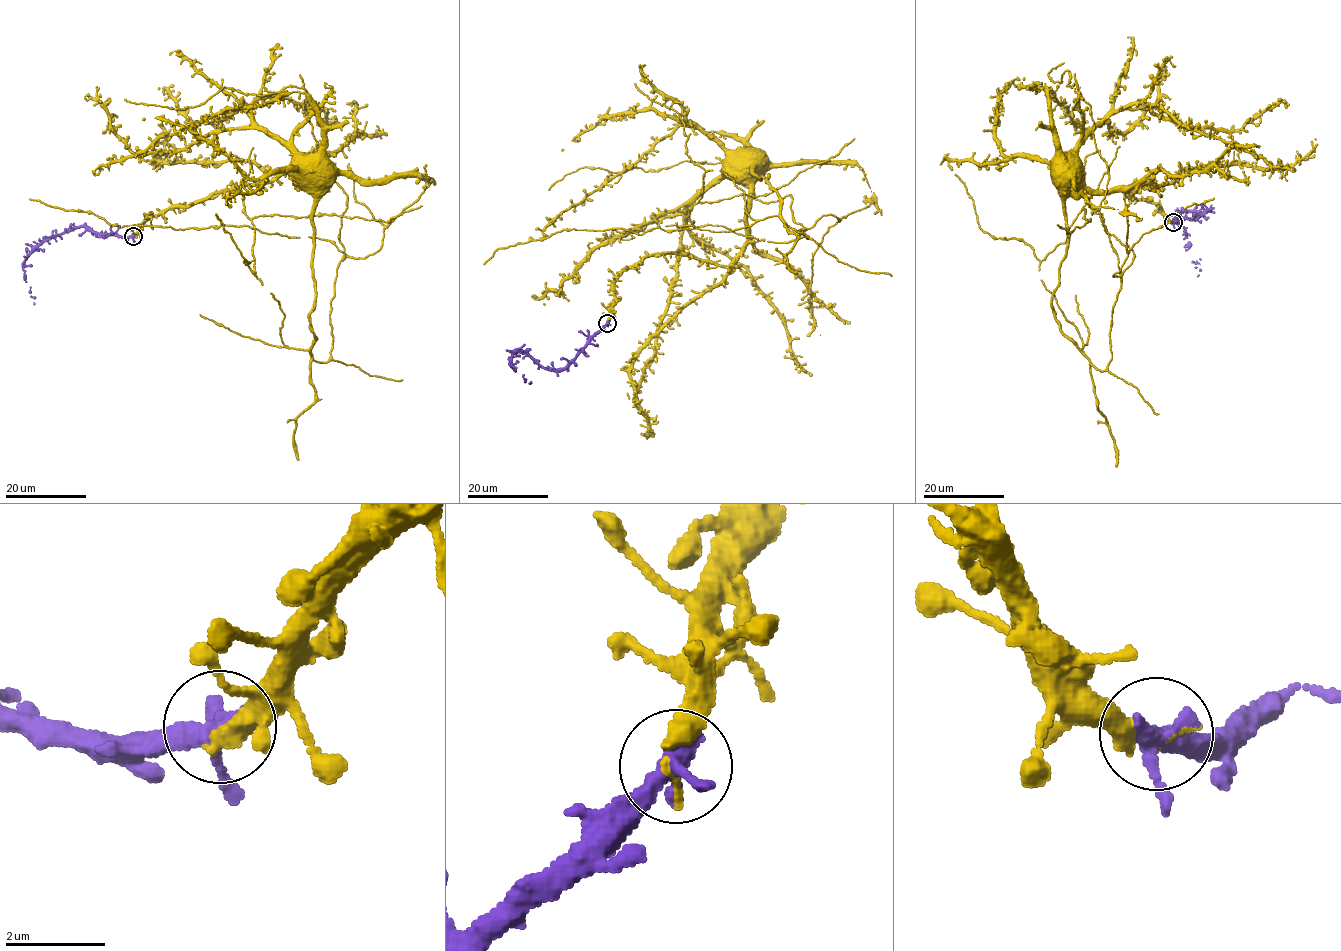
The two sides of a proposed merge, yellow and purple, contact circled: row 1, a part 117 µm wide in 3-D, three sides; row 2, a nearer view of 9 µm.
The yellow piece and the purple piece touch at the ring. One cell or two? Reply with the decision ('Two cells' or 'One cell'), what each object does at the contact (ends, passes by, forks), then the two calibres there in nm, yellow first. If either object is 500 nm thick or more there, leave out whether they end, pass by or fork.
One cell. At the ring yellow ends. At the ring purple passes by. Thickness 140 nm (yellow) against 420 nm

